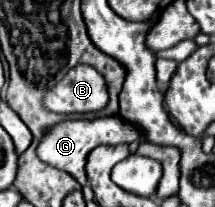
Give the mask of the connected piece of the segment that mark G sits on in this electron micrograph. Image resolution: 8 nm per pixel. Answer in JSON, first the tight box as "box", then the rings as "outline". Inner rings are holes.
{"box":[38,115,140,185],"outline":[[[112,115],[112,117],[102,117],[102,119],[76,119],[76,121],[62,121],[58,125],[54,125],[50,131],[46,131],[46,135],[40,141],[38,147],[38,157],[44,159],[46,163],[60,167],[62,171],[70,173],[80,185],[86,185],[86,157],[94,147],[100,145],[130,145],[132,141],[138,141],[140,133],[136,131],[136,127],[132,127],[126,119],[120,119],[120,115]]]}

